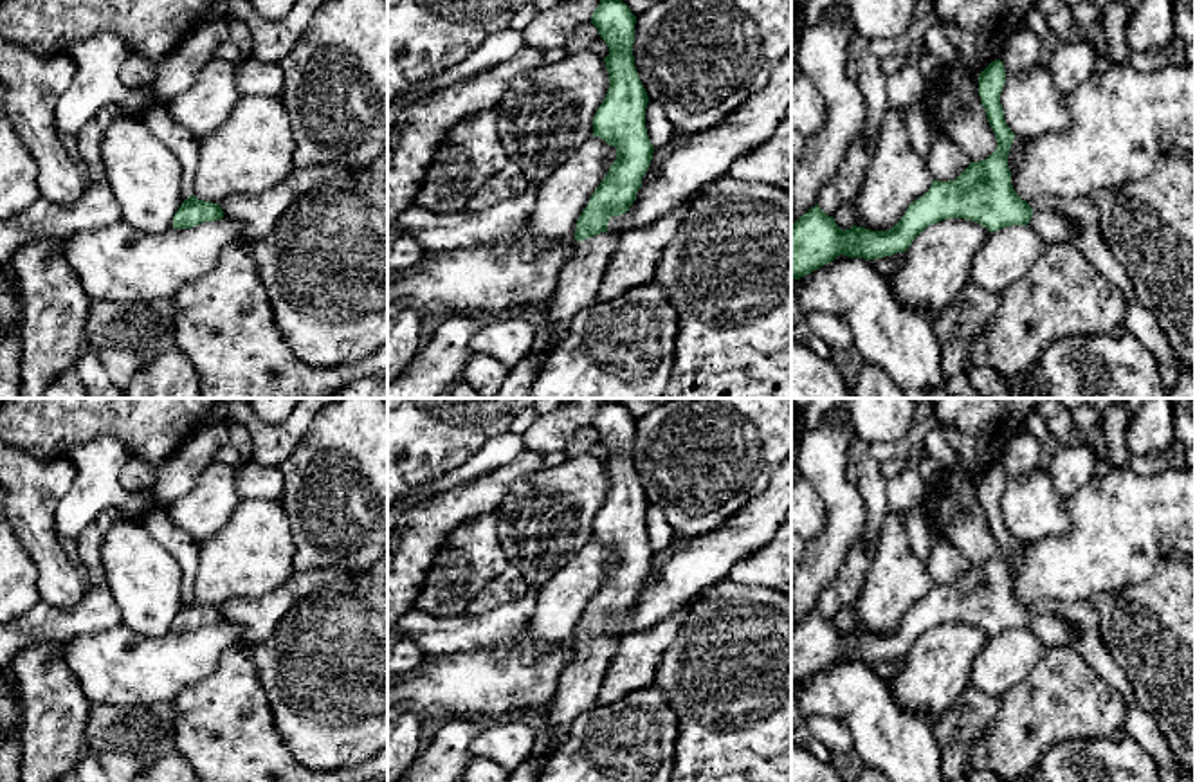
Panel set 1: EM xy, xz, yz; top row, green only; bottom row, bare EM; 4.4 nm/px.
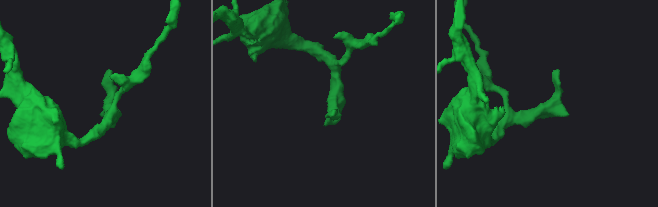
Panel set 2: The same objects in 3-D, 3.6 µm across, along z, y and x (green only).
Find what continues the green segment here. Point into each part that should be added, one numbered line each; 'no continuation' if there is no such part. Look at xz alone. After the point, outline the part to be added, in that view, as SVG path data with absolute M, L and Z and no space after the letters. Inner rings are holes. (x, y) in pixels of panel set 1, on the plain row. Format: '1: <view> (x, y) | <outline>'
1: xz (577, 689) | M600 636L579 645L573 661L561 674L555 694L546 705L546 732L539 739L535 753L510 771L506 782L537 782L546 762L566 741L571 723L598 706L597 697L602 681L616 652L618 640L611 636Z

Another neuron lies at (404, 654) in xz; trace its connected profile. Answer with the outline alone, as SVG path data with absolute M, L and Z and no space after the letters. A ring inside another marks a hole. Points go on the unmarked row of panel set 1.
M388 632L388 672L402 674L415 670L422 659L424 652L413 638Z

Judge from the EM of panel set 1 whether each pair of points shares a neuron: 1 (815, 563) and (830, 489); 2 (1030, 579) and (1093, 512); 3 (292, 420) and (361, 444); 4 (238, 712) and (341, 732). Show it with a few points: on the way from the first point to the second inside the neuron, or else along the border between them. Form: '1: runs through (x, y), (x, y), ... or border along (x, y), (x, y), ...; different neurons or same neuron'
1: runs through (831, 545), (835, 541), (835, 507); same neuron
2: runs through (1048, 566), (1084, 530); same neuron
3: border along (314, 417), (307, 433), (283, 462); different neurons
4: border along (258, 680), (273, 721), (292, 757); different neurons

